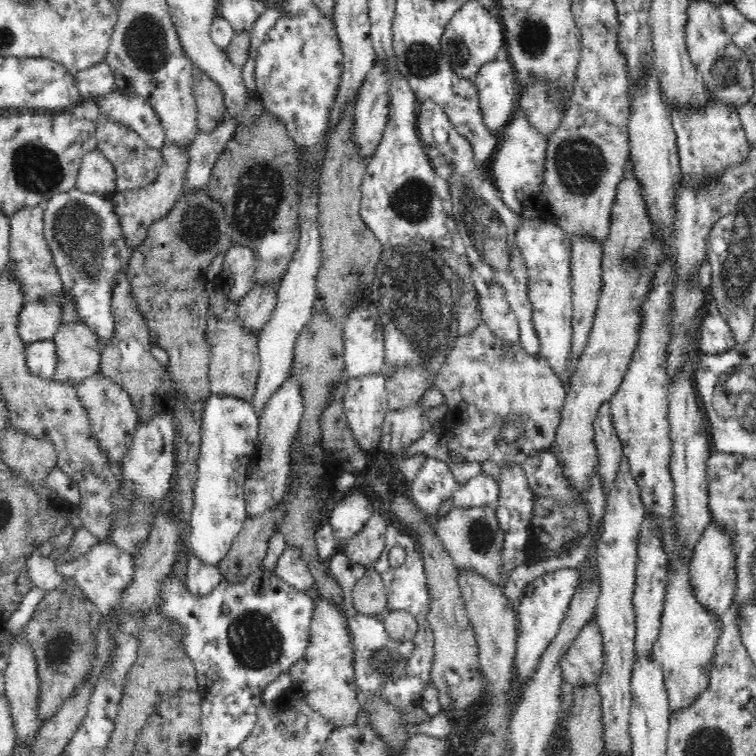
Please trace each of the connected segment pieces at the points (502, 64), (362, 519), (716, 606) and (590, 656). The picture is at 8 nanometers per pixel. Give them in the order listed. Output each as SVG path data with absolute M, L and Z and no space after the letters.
M506 44L493 62L482 66L471 86L478 91L486 127L500 137L498 130L502 130L517 113L519 89Z
M366 494L345 495L329 516L334 537L339 546L344 546L352 536L356 536L374 513L372 502Z
M712 521L706 526L706 532L702 534L702 538L698 540L688 566L690 584L698 602L720 618L730 610L730 606L734 602L734 594L736 594L736 584L738 584L736 564L738 564L738 559L736 559L734 548L733 537L719 528L716 521Z
M591 620L574 637L572 646L563 656L562 679L574 687L597 686L602 676L604 653L603 636L597 623Z

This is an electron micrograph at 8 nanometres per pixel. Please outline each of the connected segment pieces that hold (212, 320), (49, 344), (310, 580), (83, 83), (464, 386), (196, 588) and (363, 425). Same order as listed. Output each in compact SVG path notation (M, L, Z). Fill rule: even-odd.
M216 292L216 294L210 294L209 305L210 314L207 318L206 342L210 347L211 354L208 371L211 393L240 398L251 403L260 370L259 348L257 347L259 335L252 333L250 329L246 329L242 325L242 321L238 319L238 303L230 301L230 298Z
M54 339L27 343L25 355L34 377L53 378L57 366L57 348Z
M286 545L278 558L274 573L284 582L302 592L315 585L314 577L308 569L308 563L294 546Z
M105 61L77 72L74 78L83 100L108 94L121 84L117 74Z
M483 322L474 327L470 334L458 336L450 354L438 370L434 387L438 387L449 407L449 414L443 420L444 434L454 433L448 442L450 459L460 464L462 462L478 462L483 464L492 460L500 467L509 463L523 463L540 450L550 449L555 442L556 434L561 424L562 410L565 404L567 389L560 377L552 370L550 363L540 354L526 352L518 343L508 343L498 338ZM506 422L521 422L525 434L518 442L506 443L502 439L502 428Z
M189 548L186 563L186 583L193 595L207 595L215 586L222 582L223 576L217 566L206 565L198 560L196 554Z
M382 373L370 374L360 378L348 378L344 407L347 422L352 430L355 442L363 450L372 450L379 447L382 435L384 418L389 412L385 376Z

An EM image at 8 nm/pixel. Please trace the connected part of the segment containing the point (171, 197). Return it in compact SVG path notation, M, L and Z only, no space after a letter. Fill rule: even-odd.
M165 142L160 149L163 156L162 166L160 166L160 172L153 183L142 187L140 190L128 189L124 192L114 190L112 194L108 195L108 198L111 198L115 203L114 212L118 213L118 217L120 217L122 235L124 235L132 250L135 250L137 246L144 242L149 226L154 221L166 216L170 209L177 204L183 192L187 166L189 165L189 151L182 145L174 145L174 143L169 142Z

